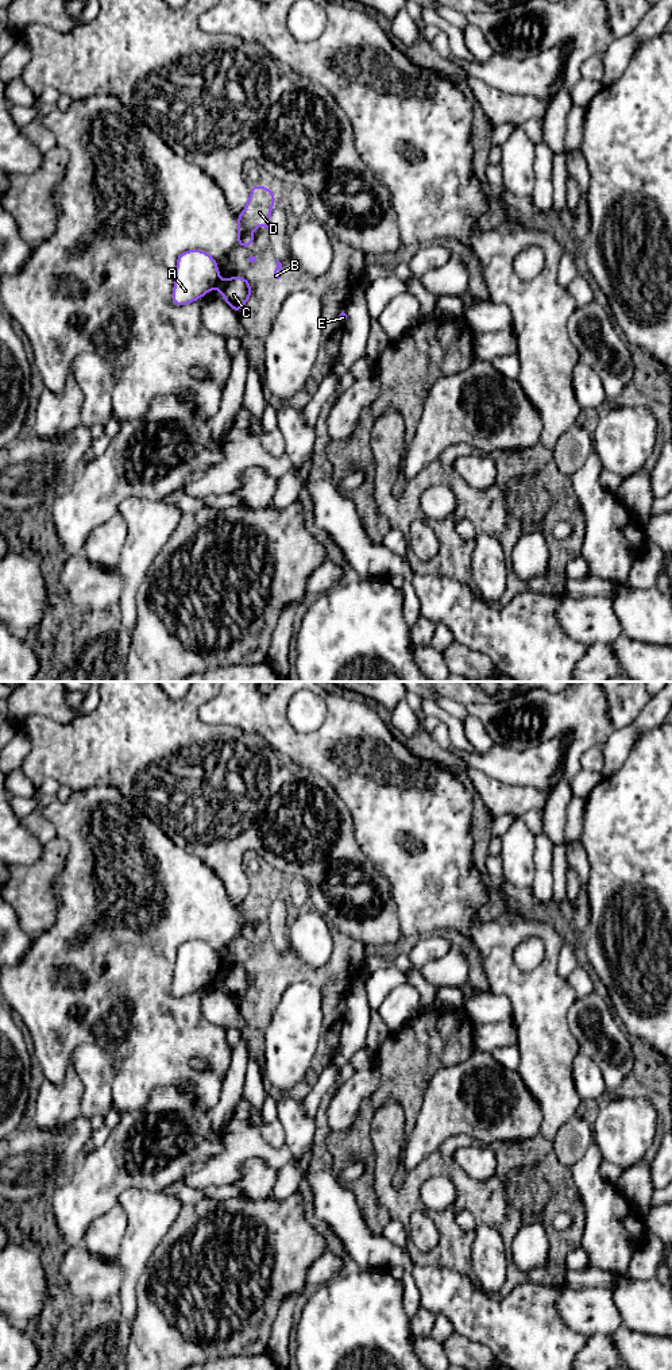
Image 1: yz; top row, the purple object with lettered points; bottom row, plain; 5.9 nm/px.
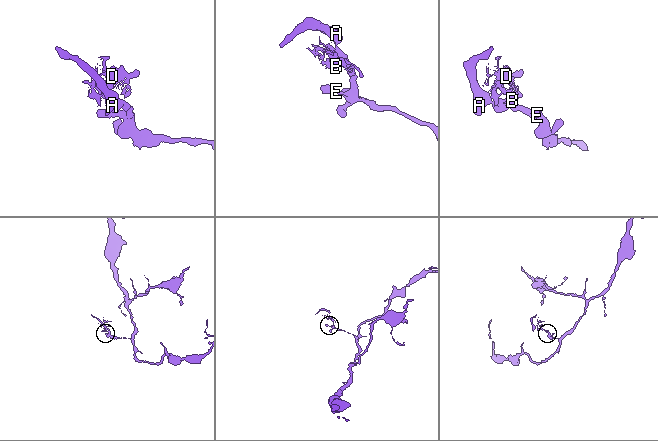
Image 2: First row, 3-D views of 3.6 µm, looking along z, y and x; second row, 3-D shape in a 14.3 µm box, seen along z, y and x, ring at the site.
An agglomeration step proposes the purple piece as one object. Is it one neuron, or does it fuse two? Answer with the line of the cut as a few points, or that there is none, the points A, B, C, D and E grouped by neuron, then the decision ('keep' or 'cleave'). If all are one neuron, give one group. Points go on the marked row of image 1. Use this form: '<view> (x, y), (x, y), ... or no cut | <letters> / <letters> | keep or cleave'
yz (220, 280), (217, 286) | A B D / C E | cleave

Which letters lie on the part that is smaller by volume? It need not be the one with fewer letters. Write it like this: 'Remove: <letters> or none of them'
Remove: A, B, D

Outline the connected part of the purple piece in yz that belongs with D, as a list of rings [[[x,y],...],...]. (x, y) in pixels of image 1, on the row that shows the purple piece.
[[[251,185],[251,194],[246,208],[237,216],[239,247],[248,247],[254,243],[255,238],[252,234],[256,227],[263,225],[269,229],[269,220],[274,204],[275,197],[269,188]]]

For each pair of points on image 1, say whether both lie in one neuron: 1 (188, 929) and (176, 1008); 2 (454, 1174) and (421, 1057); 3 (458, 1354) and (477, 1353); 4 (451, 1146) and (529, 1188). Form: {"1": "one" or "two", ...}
{"1": "one", "2": "two", "3": "one", "4": "one"}

